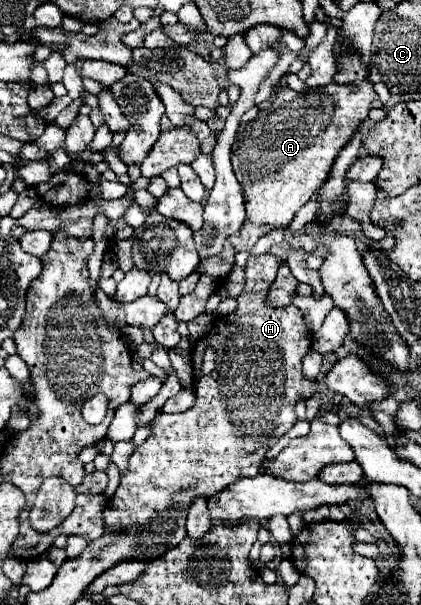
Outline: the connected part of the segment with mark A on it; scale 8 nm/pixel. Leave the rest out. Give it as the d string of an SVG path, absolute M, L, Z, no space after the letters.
M369 80L353 84L327 84L295 92L279 88L269 110L259 112L251 122L239 128L231 162L245 196L245 224L229 236L235 250L251 250L271 228L285 228L293 222L297 210L323 186L339 150L353 138L359 120L367 118L371 108L383 106Z

